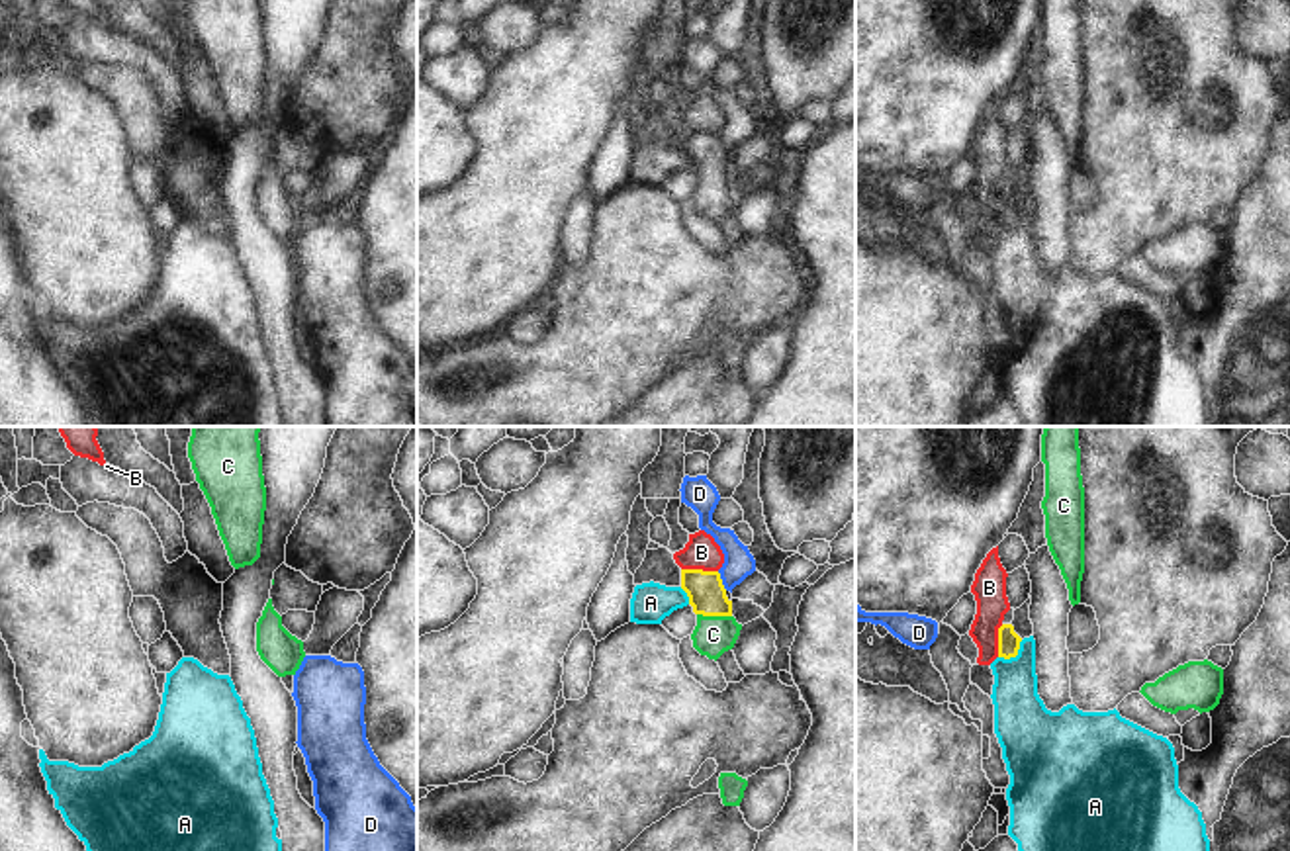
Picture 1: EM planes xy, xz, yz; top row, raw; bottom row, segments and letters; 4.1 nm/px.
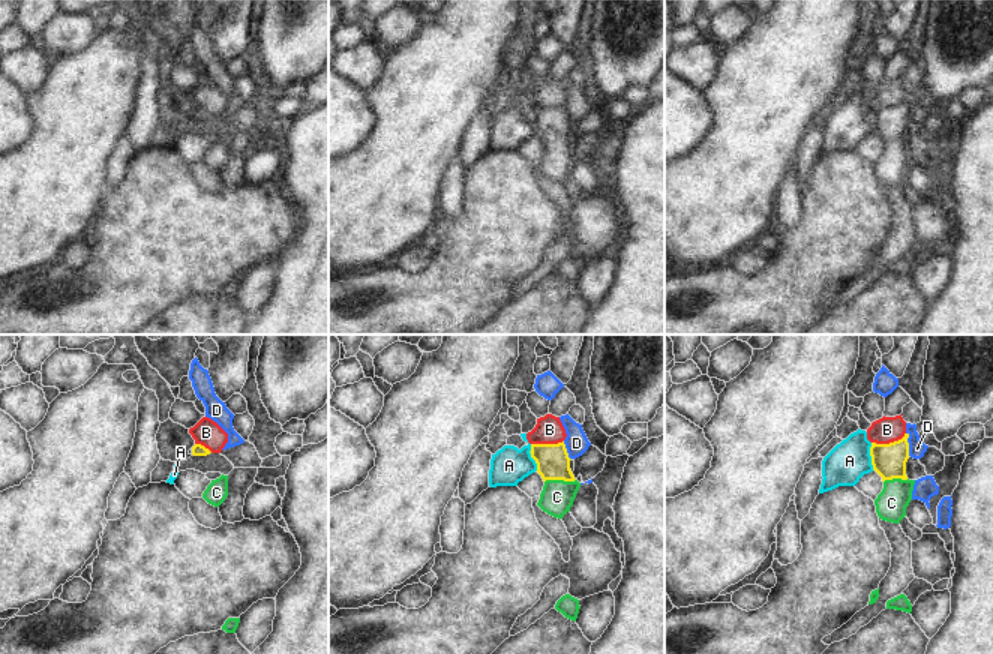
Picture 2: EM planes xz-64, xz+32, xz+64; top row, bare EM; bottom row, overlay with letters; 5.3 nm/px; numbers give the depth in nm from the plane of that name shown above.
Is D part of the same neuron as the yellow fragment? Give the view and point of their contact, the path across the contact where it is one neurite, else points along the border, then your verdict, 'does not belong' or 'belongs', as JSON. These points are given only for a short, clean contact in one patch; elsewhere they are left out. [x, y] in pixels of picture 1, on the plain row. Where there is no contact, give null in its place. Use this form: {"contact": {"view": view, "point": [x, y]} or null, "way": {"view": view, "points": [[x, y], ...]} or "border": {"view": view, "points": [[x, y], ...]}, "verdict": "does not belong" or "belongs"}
{"contact": {"view": "xz", "point": [721, 143]}, "border": {"view": "xz", "points": [[717, 134], [727, 151]]}, "verdict": "does not belong"}

